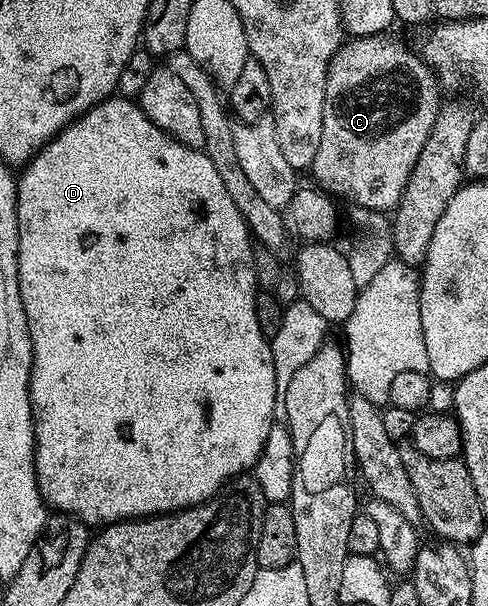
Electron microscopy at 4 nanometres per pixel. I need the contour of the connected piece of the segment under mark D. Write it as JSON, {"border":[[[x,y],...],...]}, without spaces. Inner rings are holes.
{"border":[[[117,94],[109,100],[101,100],[94,108],[89,108],[83,116],[72,121],[63,132],[58,132],[30,159],[29,164],[21,169],[18,181],[18,285],[20,286],[20,302],[24,306],[24,314],[30,331],[34,365],[30,371],[30,405],[34,415],[35,466],[38,475],[38,490],[41,499],[51,509],[67,516],[77,516],[87,526],[105,526],[117,524],[120,520],[140,520],[144,516],[162,516],[166,512],[178,512],[182,508],[191,508],[206,500],[217,497],[222,485],[236,476],[249,473],[268,442],[268,434],[276,426],[274,411],[276,410],[276,367],[273,365],[271,341],[260,330],[260,322],[256,318],[256,306],[260,295],[260,285],[254,269],[254,249],[252,233],[245,218],[232,202],[219,171],[212,164],[211,158],[197,148],[189,148],[176,138],[172,138],[160,126],[156,126],[144,114],[142,105],[133,99]]]}

